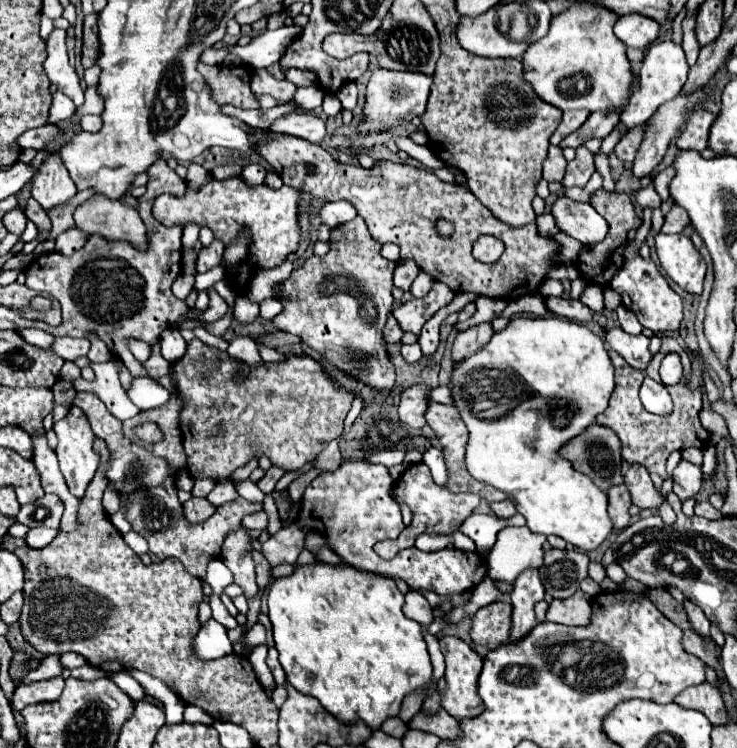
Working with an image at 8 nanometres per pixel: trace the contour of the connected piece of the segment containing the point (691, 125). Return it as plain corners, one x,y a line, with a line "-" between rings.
705,110
693,112
691,120
687,122
683,134
677,138
677,148
679,150
697,150
703,152
707,148
707,138
709,138
709,128
715,122
715,116

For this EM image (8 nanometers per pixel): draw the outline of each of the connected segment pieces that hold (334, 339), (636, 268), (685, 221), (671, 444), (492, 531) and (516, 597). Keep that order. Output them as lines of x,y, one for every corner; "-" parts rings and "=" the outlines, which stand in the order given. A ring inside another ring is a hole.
361,216
333,228
329,244
331,250
325,256
311,256
283,282
277,296
283,304
283,312
273,320
273,326
299,336
345,374
377,390
393,388
395,370
387,358
383,326
393,304
391,276
397,262
381,256
381,244
371,238
=
635,256
633,260
627,260
623,268
615,274
611,280
611,288
623,296
623,306
631,310
637,320
649,328
651,332
675,332
679,330
679,322
683,318
683,302
675,290
667,284
667,280
661,276
659,268
651,258
=
675,204
675,206
669,210
669,214
665,216
665,224
663,224
661,232
663,232
663,234
677,234
677,232
683,232
689,224
691,224
691,220
689,220
687,212
685,212
679,204
=
663,338
663,348
661,352
653,358
651,366
647,368
647,376
653,378
655,382
661,382
659,380
659,364
661,360
665,358
667,352
677,352
681,358
683,365
684,376
681,382
675,386
675,388
669,388
669,394
673,398
673,404
675,404
675,412
669,416
669,418
663,418
663,416
655,416
655,414
649,414
641,400
639,400
639,388
643,384
643,378
645,378
645,372
639,372
635,368
631,368
615,350
609,350
609,356
615,364
615,380
617,380
617,386
615,386
615,392
611,396
611,402
607,406
605,412
601,412
597,416
597,422
611,428
623,448
621,448
621,454
623,454
623,460
627,460
629,464
641,464
645,466
649,472
657,472
663,480
669,480
669,474
665,472
665,462
669,458
671,452
675,450
685,450
685,448
705,448
705,444
709,442
709,430
703,428
701,420
699,420
699,410
701,410
701,394
699,392
691,392
687,388
687,376
691,371
691,357
688,352
685,352
679,342
675,338
=
471,514
461,526
459,532
469,536
475,542
477,552
489,552
497,540
497,534
505,526
523,526
525,518
521,514
515,514
511,518
497,518
495,514
=
537,568
523,570
515,580
515,590
511,592
512,627
509,642
519,642
538,624
535,615
535,602
541,602
545,589

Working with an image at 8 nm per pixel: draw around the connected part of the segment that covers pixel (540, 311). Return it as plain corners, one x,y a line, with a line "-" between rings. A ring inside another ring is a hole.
527,294
527,296
519,296
515,300
511,300
507,304
507,308
499,314
501,318
511,318
515,314
535,314
535,316
543,316
547,312
545,304
543,304
543,296
541,294

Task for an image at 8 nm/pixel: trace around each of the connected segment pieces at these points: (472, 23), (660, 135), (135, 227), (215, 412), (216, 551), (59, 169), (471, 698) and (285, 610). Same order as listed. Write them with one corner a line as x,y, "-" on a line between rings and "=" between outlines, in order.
497,8
487,10
481,16
461,16
457,24
459,44
477,56
485,58
519,58
527,50
529,42
515,42
501,34
497,28
=
703,90
689,94
689,96
679,94
679,98
665,102
655,112
655,118
651,118
647,122
647,134
643,138
643,146
639,148
639,154
631,168
635,178
649,176
655,170
655,166
663,160
673,136
685,124
685,116
693,110
695,104
699,104
703,100
705,100
=
93,196
89,198
85,204
81,204
75,210
75,226
89,238
89,236
101,236
105,240
123,240
129,242
131,246
135,246
137,250
147,250
147,230
145,224
139,216
137,210
133,210
131,206
127,206
125,202
111,202
109,198
103,196
=
193,340
189,346
187,346
187,352
181,360
177,360
173,366
171,366
171,378
173,378
173,384
177,388
177,392
181,396
185,396
187,400
187,406
183,408
181,412
181,422
179,422
179,428
181,428
181,434
183,434
183,448
185,448
185,454
187,454
187,472
193,476
193,478
211,478
215,482
221,482
221,480
227,480
237,468
241,468
243,464
247,464
255,454
259,456
269,456
271,462
275,466
283,466
287,472
293,472
293,470
299,470
303,468
307,462
311,462
319,452
325,450
325,446
337,438
341,432
343,432
343,420
347,416
347,412
351,410
351,404
353,404
353,394
339,386
337,382
333,382
325,372
323,372
323,366
309,358
309,356
299,356
299,358
287,358
287,362
283,362
283,366
275,366
275,364
261,364
259,368
251,368
251,374
249,378
243,382
243,384
235,384
233,382
233,376
237,372
237,362
239,360
233,360
227,356
227,352
221,352
221,350
215,350
215,348
209,348
207,344
199,342
199,340
=
167,478
167,482
159,488
151,488
151,490
139,490
139,494
135,494
135,498
129,498
129,510
127,510
127,520
131,522
133,530
139,532
141,536
147,538
149,542
149,552
153,552
159,560
171,558
175,556
193,576
197,576
203,582
203,594
211,596
211,586
205,580
205,572
207,572
207,564
211,560
217,560
221,554
221,544
223,538
233,530
239,528
243,516
261,510
263,504
257,502
249,502
245,498
237,498
233,502
227,502
223,506
219,506
215,510
215,514
211,516
211,520
199,524
199,526
191,526
185,522
183,518
183,510
181,504
177,500
177,488
175,488
175,478
=
49,152
43,164
39,166
37,174
33,176
33,198
45,208
53,208
61,202
67,202
71,196
77,194
73,180
67,174
57,152
=
445,636
439,640
441,652
447,662
445,670
445,680
447,680
447,690
443,694
443,708
455,718
455,720
465,720
465,718
475,718
485,710
485,704
477,692
477,680
483,668
483,658
477,656
463,640
455,636
=
317,562
317,564
311,564
311,566
305,566
305,568
295,568
295,572
287,578
279,578
271,584
271,590
269,590
269,618
271,618
271,624
273,624
273,636
275,636
275,648
279,650
279,662
285,670
285,676
287,676
287,682
299,690
301,694
309,694
313,698
317,698
321,702
321,706
331,714
335,716
339,722
343,724
357,724
359,720
363,720
373,732
381,728
381,724
387,720
387,718
393,718
393,716
399,716
399,710
401,710
401,702
407,694
415,692
415,690
427,690
429,688
429,682
431,682
431,674
433,674
433,666
431,666
431,660
429,660
429,652
427,652
427,644
423,640
423,632
421,632
421,626
415,622
415,620
409,620
403,612
403,594
397,590
395,582
391,578
381,578
377,574
367,574
367,572
359,572
347,564
341,564
341,566
329,566
329,564
323,564
323,562

